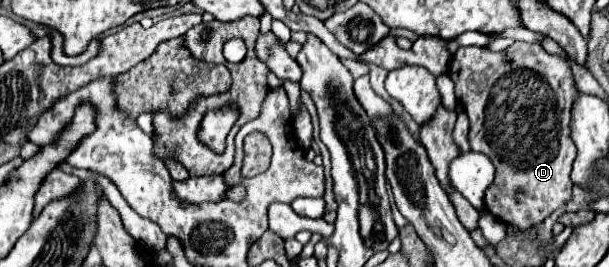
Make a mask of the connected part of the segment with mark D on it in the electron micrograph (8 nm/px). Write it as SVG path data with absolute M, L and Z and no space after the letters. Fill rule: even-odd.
M514 42L502 52L490 52L480 46L458 48L452 56L448 76L454 82L456 98L464 110L468 110L470 132L468 142L474 152L486 154L496 166L496 178L484 194L484 206L490 214L506 224L514 224L520 230L548 218L554 210L572 200L572 162L576 158L576 146L570 138L570 108L576 98L576 84L568 62L560 56L548 54L540 44ZM516 192L524 192L524 200L516 200Z

